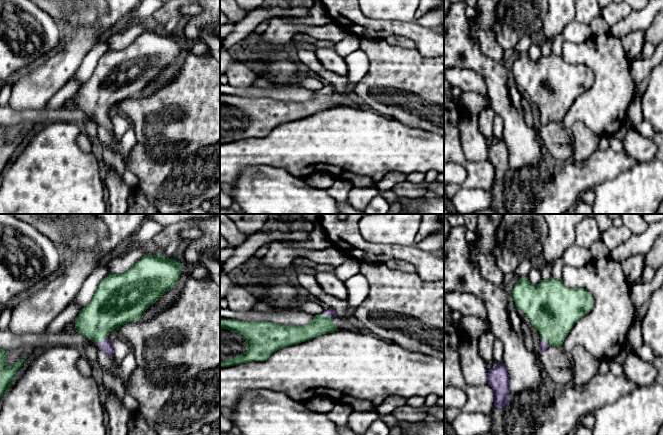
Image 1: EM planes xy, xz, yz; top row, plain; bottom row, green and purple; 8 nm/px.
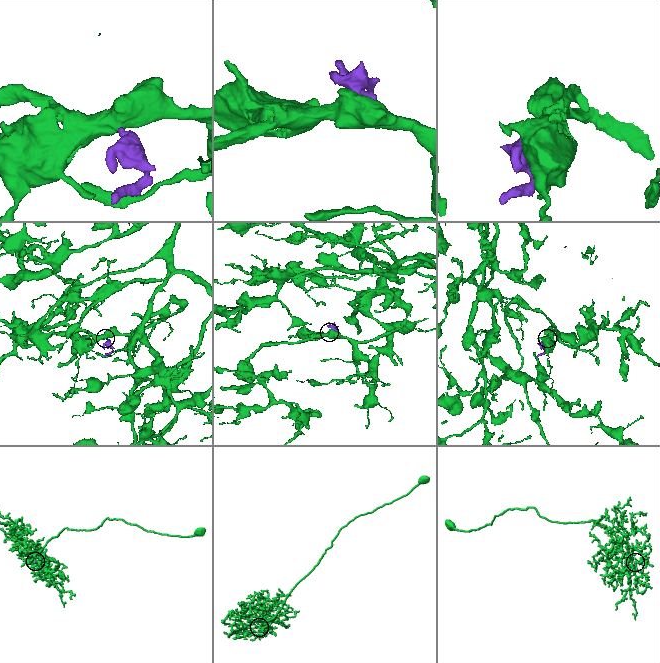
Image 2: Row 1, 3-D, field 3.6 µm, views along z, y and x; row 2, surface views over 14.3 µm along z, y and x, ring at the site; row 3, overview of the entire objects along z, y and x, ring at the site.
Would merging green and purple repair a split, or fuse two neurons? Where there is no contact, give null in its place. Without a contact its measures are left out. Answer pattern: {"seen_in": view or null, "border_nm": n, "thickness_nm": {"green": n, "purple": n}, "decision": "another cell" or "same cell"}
{"seen_in": "xz", "border_nm": 100, "thickness_nm": {"green": 160, "purple": 70}, "decision": "same cell"}

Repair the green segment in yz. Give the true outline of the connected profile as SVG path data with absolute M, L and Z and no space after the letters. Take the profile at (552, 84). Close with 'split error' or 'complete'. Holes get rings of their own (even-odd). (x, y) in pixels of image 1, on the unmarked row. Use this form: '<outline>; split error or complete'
M520 54L512 67L518 87L522 87L540 110L539 128L549 122L562 123L574 100L592 86L594 76L591 68L584 64L568 64L562 55L549 54L532 61L528 54Z; split error

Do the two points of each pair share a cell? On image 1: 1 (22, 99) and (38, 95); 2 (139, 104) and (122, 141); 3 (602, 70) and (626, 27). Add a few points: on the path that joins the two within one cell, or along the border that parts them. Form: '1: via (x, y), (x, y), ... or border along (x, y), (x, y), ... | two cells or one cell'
1: via (26, 95), (34, 95) | one cell
2: border along (133, 129), (135, 144), (132, 153) | two cells
3: border along (609, 32), (620, 38) | two cells

